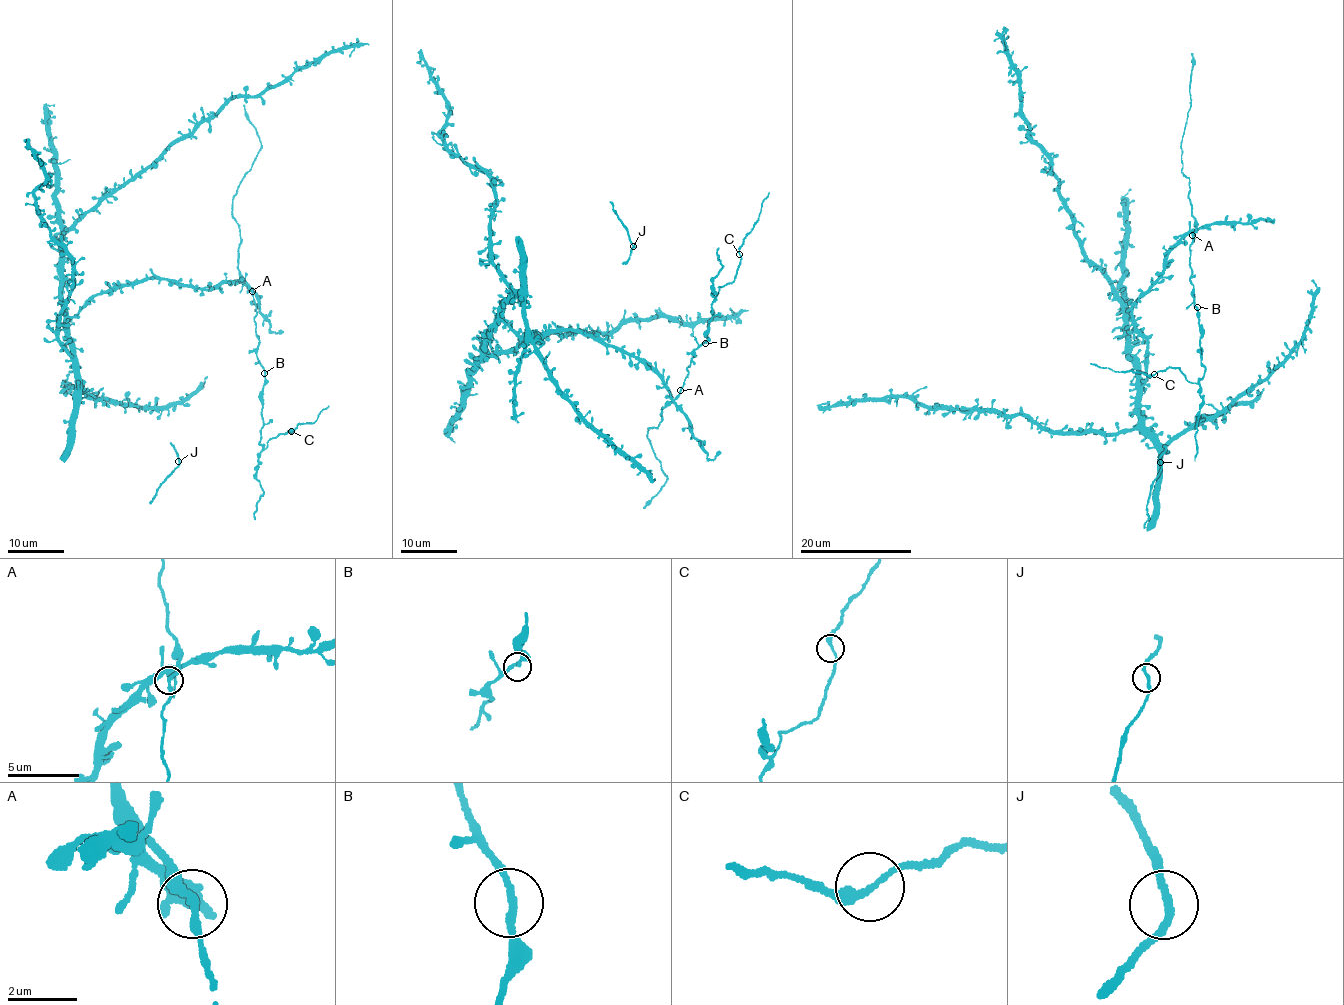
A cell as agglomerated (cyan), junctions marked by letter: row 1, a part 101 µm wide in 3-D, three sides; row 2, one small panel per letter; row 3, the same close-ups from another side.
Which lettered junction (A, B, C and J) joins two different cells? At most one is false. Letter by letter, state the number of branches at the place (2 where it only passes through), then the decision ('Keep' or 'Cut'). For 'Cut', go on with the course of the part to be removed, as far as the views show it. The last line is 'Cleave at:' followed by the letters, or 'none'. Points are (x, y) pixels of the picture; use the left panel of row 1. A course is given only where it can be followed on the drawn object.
A: Branches: 2. Keep
B: Branches: 2. Keep
C: Branches: 2. Keep
J: Branches: 2. Keep
Cleave at: none

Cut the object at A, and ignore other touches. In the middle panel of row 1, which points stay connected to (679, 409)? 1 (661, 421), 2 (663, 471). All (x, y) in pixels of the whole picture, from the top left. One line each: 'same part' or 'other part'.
1: other part
2: other part

